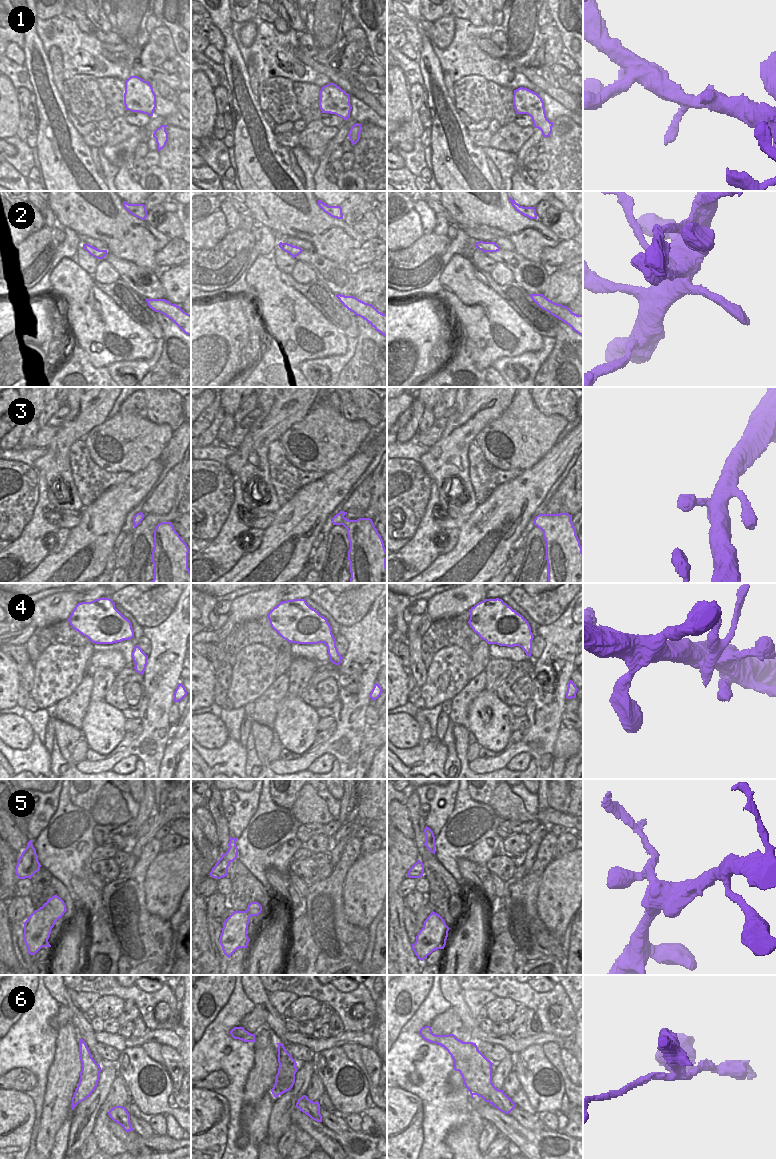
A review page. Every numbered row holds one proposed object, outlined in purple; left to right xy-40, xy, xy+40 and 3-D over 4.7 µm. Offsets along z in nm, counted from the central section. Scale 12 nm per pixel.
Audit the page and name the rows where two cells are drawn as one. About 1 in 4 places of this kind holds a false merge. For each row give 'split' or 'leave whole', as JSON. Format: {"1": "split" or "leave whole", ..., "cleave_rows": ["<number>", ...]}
{"1": "leave whole", "2": "leave whole", "3": "leave whole", "4": "split", "5": "split", "6": "split", "cleave_rows": ["4", "5", "6"]}

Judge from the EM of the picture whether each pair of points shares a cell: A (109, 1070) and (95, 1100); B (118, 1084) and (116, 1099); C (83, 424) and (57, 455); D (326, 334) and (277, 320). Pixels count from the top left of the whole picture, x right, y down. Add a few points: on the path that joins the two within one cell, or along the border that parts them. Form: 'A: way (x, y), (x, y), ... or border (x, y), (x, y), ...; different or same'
A: way (106, 1077), (100, 1093); same
B: way (118, 1088), (118, 1095); same
C: way (75, 431), (59, 447); same
D: way (314, 333), (305, 327), (297, 326), (289, 320); same

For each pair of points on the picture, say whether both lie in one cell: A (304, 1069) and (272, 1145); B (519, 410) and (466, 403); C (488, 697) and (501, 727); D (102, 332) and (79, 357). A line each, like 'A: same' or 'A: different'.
A: different
B: different
C: same
D: different

